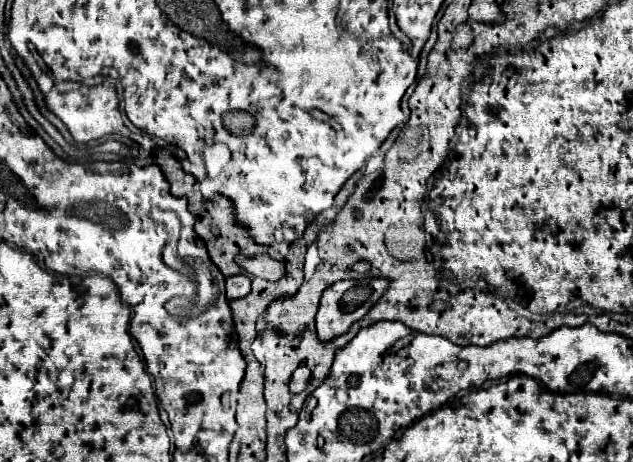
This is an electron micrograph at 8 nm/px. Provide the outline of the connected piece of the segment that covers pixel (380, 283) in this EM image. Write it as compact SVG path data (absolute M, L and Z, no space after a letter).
M360 278L360 280L338 280L330 284L320 298L320 308L316 314L316 332L320 340L332 340L344 332L346 328L360 320L388 290L390 280L388 278Z

